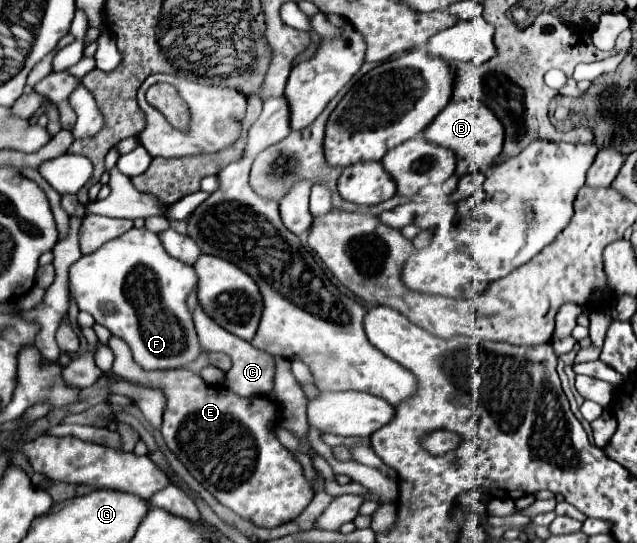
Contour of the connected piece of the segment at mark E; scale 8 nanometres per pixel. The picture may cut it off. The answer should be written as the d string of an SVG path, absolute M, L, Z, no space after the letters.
M112 335L108 345L114 351L112 371L118 377L164 391L168 403L164 409L162 437L168 449L222 505L256 527L284 525L306 509L314 491L302 465L268 429L278 417L278 405L270 397L242 399L232 395L232 391L206 385L200 375L186 369L148 373L132 359L132 351L124 339Z

